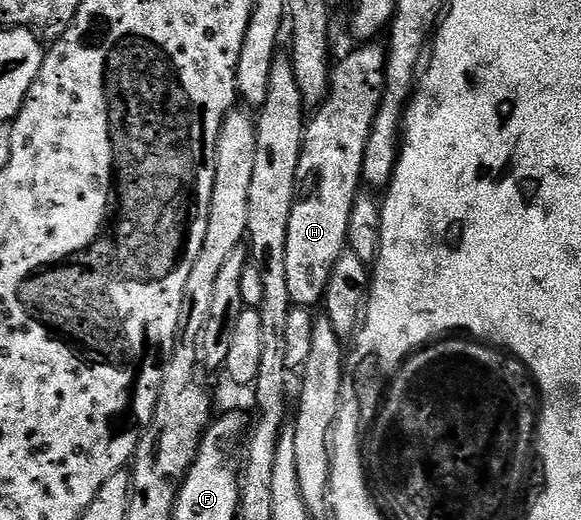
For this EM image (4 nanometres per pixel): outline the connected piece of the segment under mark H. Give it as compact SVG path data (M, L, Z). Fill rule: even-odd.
M363 43L352 53L334 62L331 86L327 98L310 114L303 131L303 150L295 180L295 202L289 215L289 239L285 243L285 272L289 282L289 299L295 307L315 307L327 296L329 275L337 259L347 249L350 215L355 198L361 192L363 179L363 156L373 131L375 116L383 98L387 78L387 50L379 43Z

